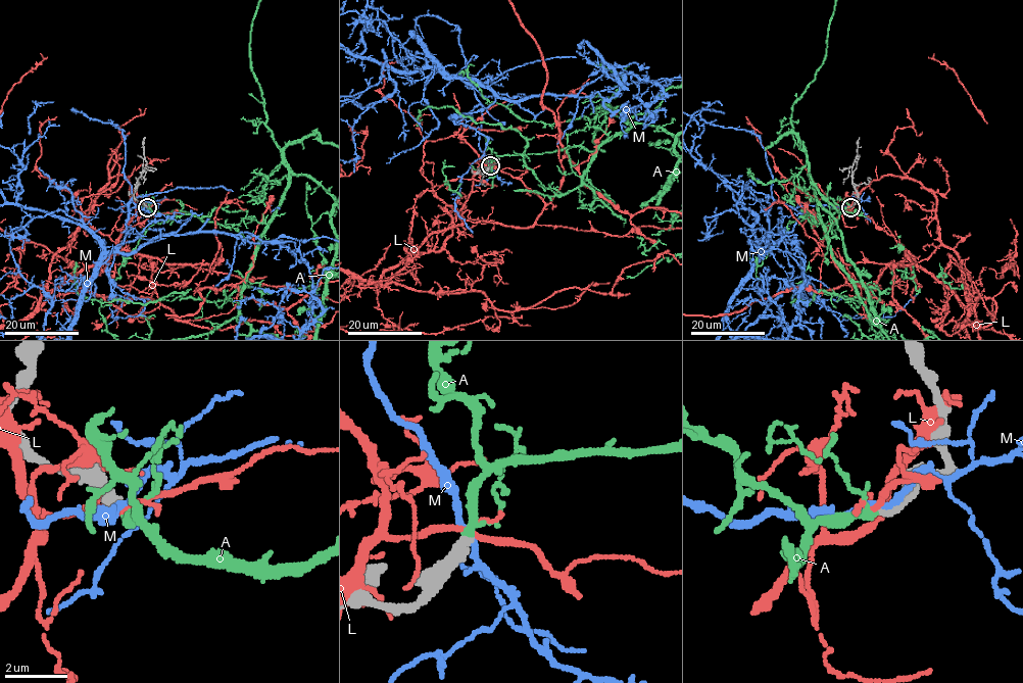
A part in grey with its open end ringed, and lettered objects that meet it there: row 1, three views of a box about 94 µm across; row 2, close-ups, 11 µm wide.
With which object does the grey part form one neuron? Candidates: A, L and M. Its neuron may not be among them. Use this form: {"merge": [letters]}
{"merge": ["A"]}

